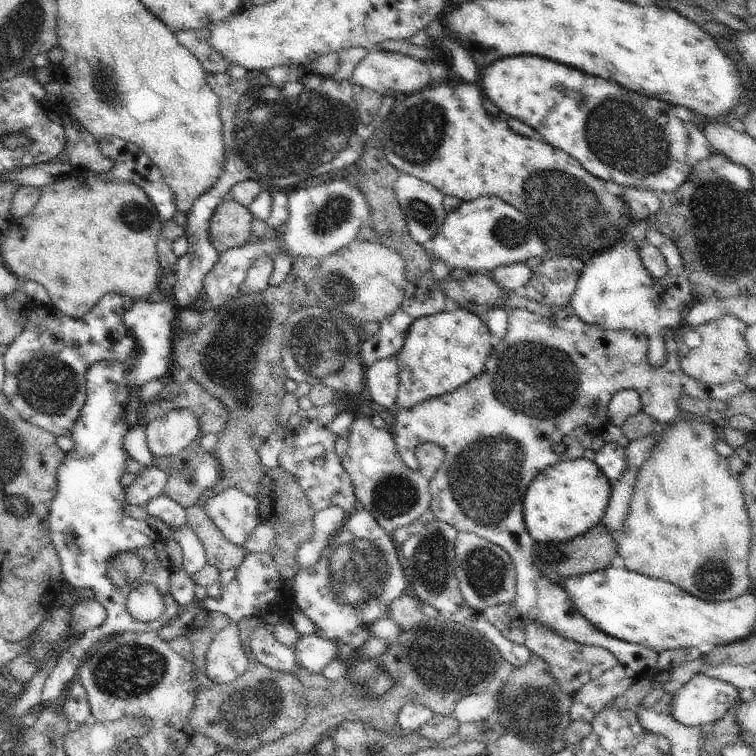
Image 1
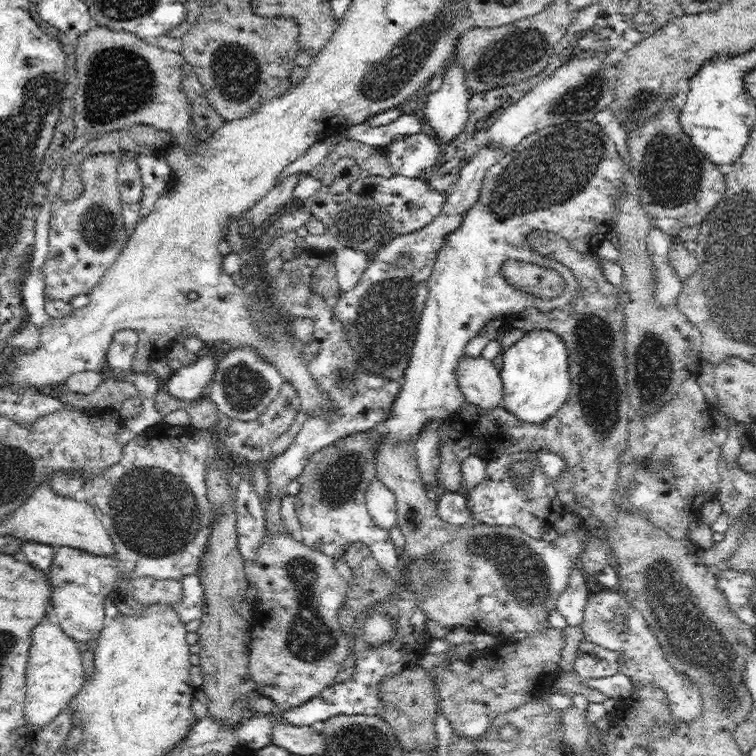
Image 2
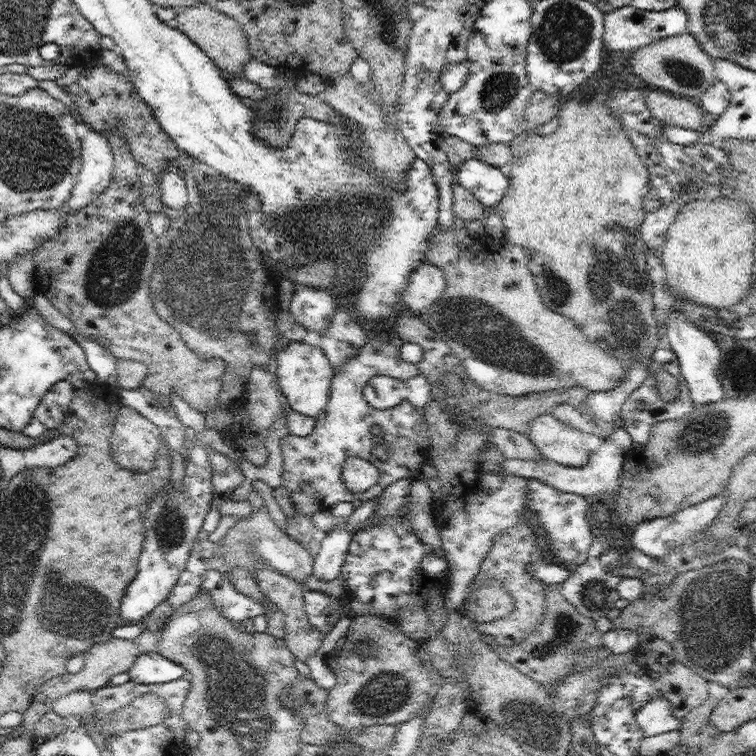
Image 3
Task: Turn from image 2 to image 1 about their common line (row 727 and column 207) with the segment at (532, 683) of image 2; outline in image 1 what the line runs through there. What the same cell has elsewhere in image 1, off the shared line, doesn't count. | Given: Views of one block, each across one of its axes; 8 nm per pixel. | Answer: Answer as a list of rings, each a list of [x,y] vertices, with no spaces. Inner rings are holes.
[[[199,440],[192,442],[182,452],[174,456],[155,458],[153,464],[158,466],[159,469],[164,469],[166,476],[168,476],[166,486],[164,486],[164,494],[168,495],[185,509],[195,506],[200,496],[206,490],[216,486],[220,481],[220,472],[222,472],[222,466],[218,464],[216,456],[202,450]]]

